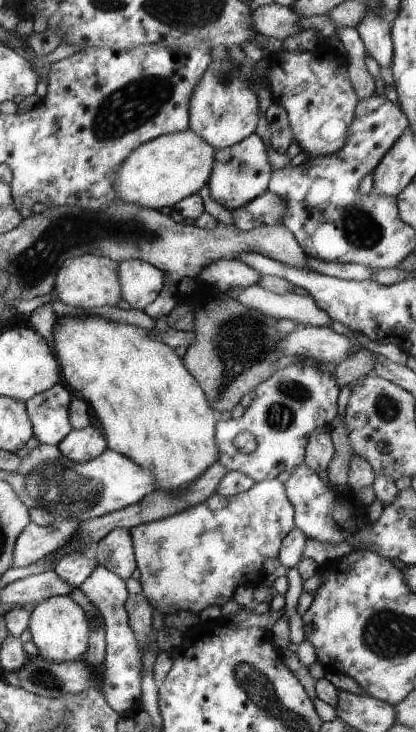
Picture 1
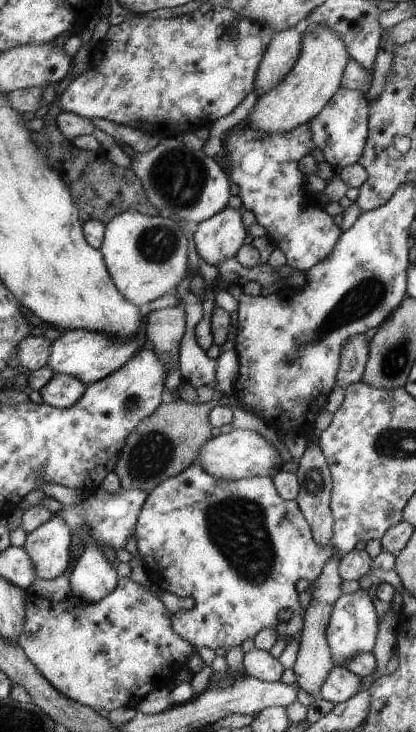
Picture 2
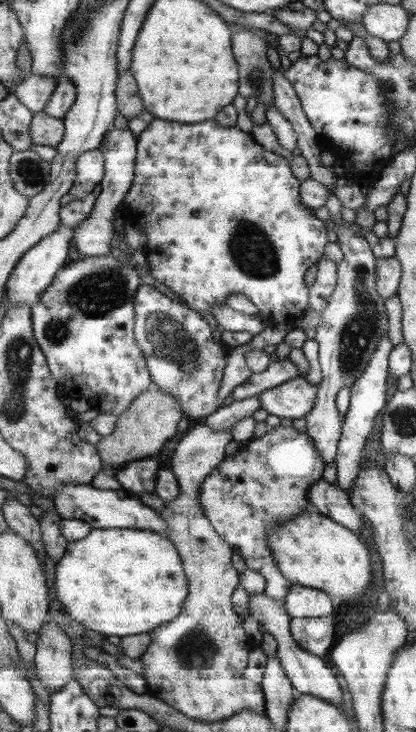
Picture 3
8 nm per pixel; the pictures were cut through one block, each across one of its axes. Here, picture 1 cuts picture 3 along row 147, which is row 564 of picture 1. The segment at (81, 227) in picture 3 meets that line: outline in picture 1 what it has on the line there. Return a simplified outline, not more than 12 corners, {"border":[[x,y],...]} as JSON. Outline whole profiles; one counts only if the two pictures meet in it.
{"border":[[114,528],[92,552],[122,580],[138,567],[129,528]]}

